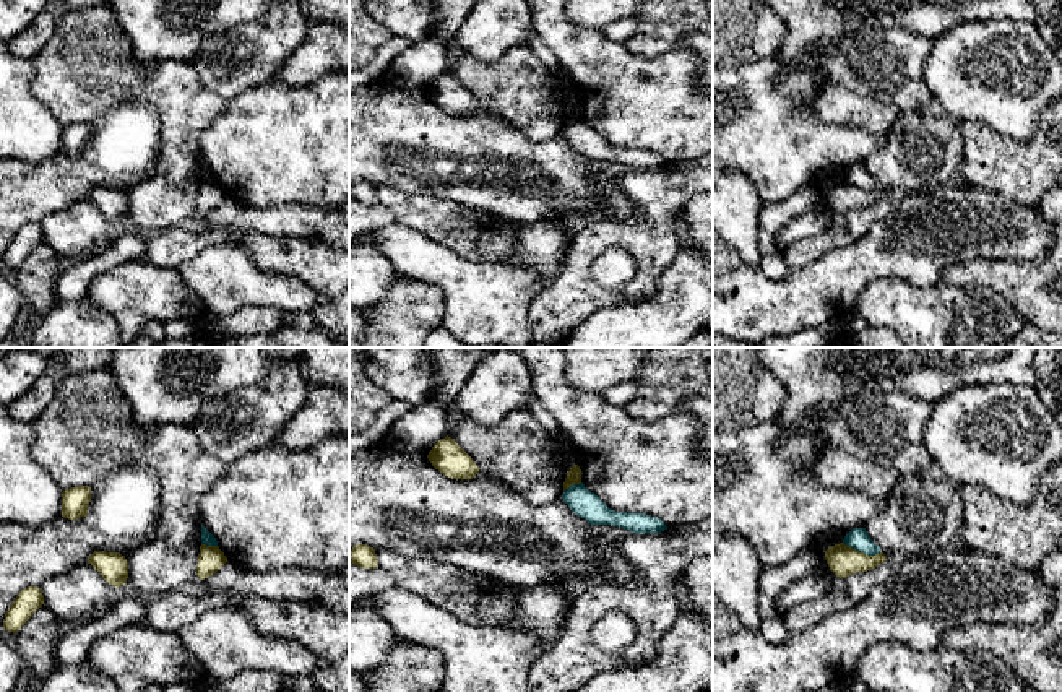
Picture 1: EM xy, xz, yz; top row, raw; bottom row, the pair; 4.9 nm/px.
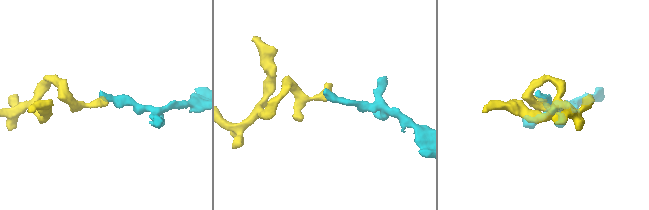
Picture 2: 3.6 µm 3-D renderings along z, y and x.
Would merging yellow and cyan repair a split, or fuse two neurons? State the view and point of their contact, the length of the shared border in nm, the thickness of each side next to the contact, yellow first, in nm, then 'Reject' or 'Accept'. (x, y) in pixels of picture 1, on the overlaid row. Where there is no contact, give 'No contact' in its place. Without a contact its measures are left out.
Touches yellow at yz (863, 553). Shared border 200 nm. Thickness 160 nm (yellow) against 110 nm. Reject

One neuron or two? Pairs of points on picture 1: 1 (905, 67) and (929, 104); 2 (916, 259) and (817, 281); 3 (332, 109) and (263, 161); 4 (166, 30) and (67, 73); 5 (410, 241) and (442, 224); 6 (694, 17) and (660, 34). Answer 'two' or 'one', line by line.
1: one
2: one
3: one
4: two
5: two
6: one

